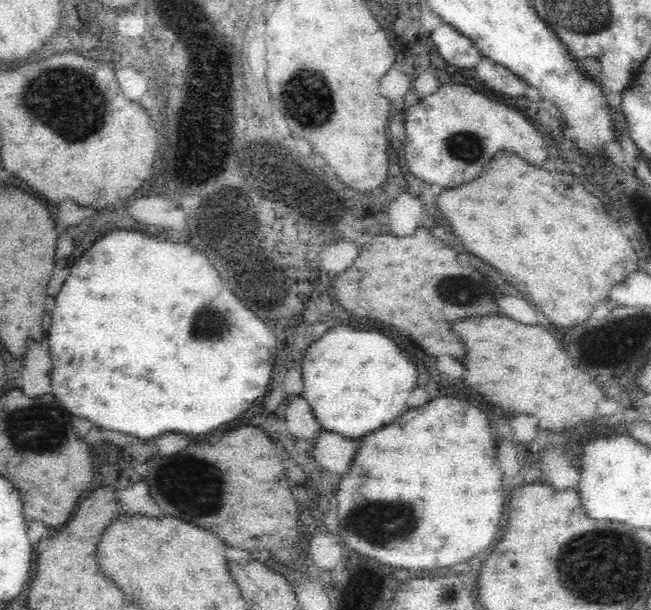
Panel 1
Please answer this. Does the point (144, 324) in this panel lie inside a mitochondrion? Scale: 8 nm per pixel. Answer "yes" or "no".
no

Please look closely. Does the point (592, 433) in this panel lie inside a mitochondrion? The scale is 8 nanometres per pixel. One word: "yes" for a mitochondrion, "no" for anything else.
no

